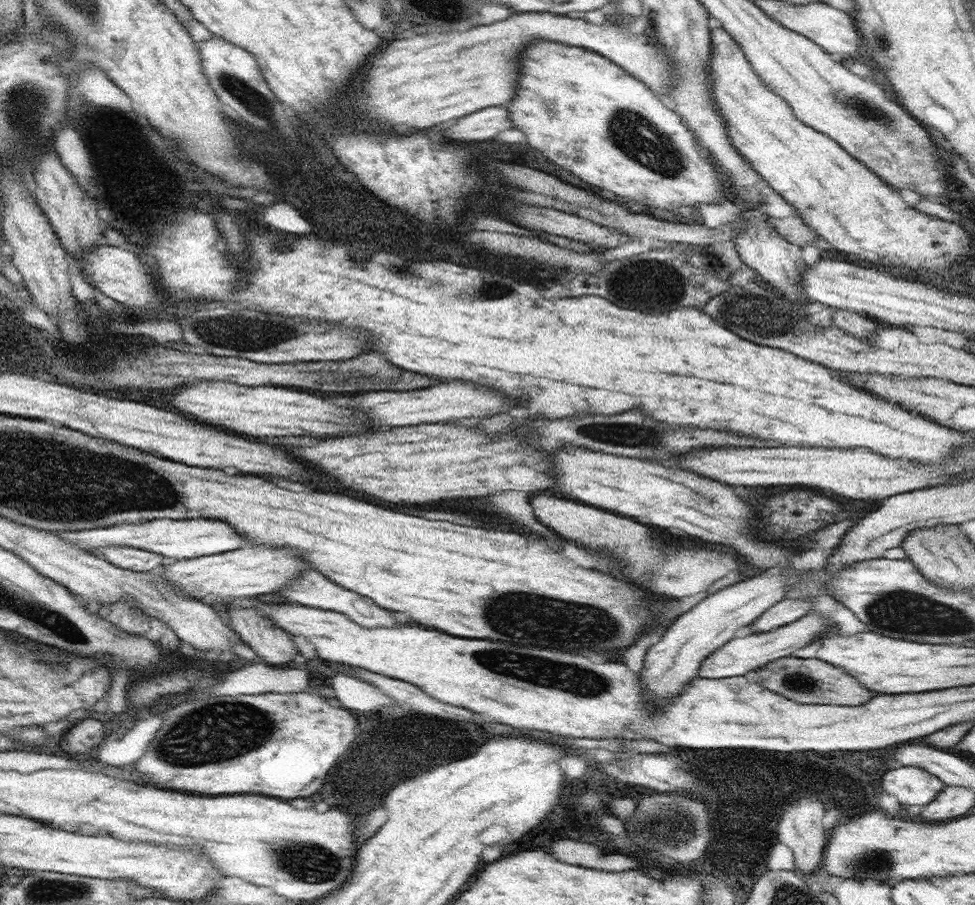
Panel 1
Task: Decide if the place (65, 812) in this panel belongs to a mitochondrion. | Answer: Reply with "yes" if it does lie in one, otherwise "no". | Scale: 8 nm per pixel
no

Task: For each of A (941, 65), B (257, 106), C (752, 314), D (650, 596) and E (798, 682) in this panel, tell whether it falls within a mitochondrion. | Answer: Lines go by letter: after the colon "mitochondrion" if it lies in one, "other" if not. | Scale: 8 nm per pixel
A: other
B: mitochondrion
C: mitochondrion
D: other
E: mitochondrion

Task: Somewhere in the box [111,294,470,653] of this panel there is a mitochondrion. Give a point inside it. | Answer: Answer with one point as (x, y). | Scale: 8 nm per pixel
(240, 334)

